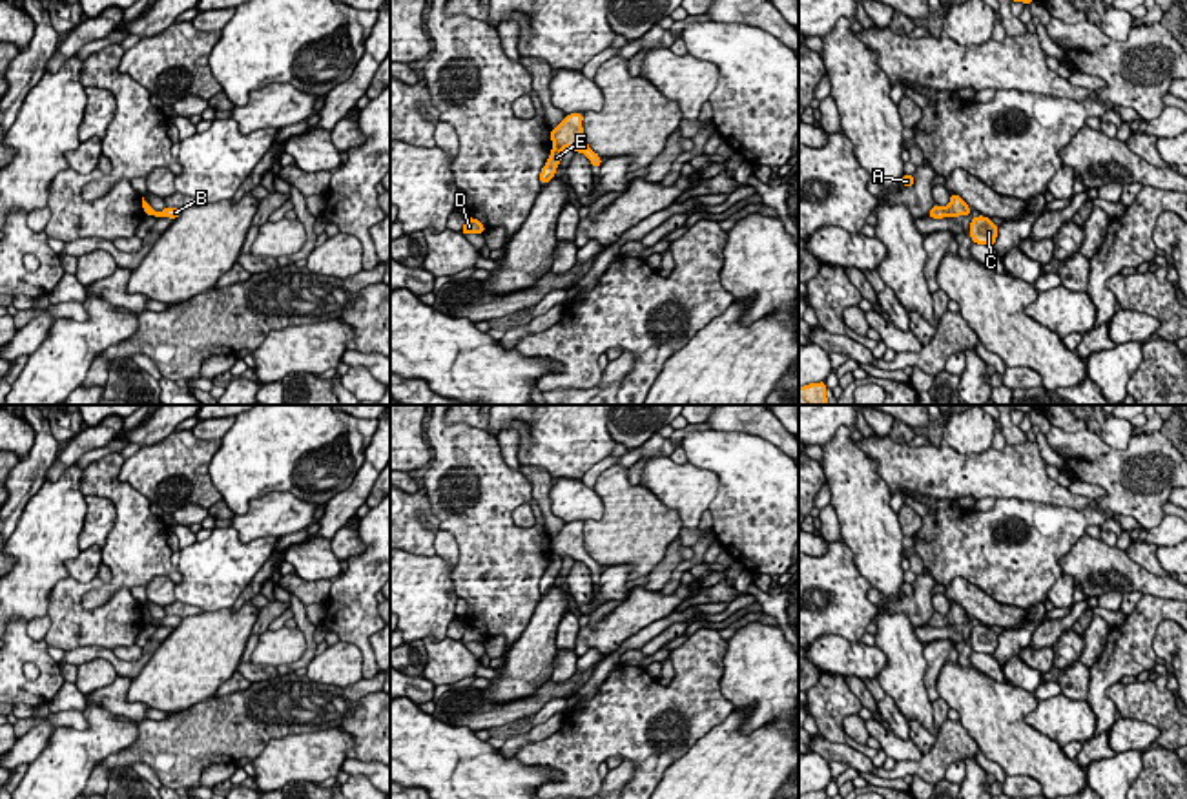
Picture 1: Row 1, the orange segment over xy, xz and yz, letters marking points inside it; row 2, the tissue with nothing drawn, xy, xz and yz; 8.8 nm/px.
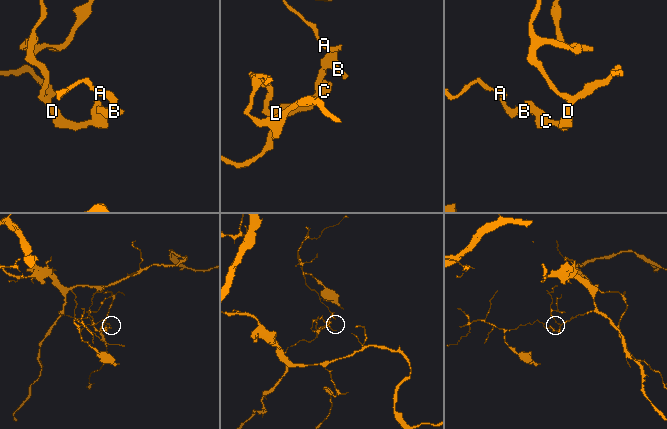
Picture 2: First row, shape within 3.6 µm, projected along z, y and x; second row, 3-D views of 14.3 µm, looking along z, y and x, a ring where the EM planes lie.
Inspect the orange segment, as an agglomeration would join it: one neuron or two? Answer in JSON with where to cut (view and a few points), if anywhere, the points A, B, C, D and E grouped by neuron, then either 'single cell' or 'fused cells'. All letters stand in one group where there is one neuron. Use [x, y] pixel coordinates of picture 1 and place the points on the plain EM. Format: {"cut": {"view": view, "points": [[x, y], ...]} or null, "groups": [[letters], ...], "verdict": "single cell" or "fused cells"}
{"cut": {"view": "xz", "points": [[553, 551], [562, 557]]}, "groups": [["A", "B"], ["C", "D", "E"]], "verdict": "fused cells"}

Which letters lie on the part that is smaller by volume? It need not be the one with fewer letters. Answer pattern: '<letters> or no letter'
A, B

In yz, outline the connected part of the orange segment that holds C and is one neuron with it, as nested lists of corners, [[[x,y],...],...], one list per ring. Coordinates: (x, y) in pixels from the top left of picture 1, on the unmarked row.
[[[977,624],[972,628],[968,642],[972,651],[994,655],[997,638],[999,637],[992,631],[992,628]]]

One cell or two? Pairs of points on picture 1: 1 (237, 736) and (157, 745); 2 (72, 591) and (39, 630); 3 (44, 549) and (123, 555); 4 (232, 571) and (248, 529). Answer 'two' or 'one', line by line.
1: one
2: two
3: two
4: two

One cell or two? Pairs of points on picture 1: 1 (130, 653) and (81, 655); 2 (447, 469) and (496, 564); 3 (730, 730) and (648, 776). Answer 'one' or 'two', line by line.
1: two
2: one
3: two

